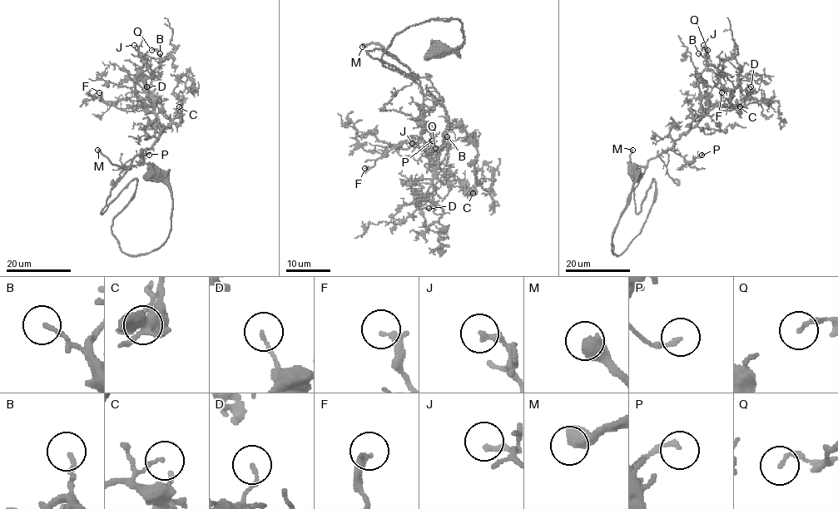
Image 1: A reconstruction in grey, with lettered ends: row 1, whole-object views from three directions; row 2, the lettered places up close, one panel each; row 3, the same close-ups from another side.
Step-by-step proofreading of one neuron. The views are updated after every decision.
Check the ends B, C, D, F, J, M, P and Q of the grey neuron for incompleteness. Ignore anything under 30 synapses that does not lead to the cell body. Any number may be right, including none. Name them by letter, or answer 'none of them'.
C, J, M

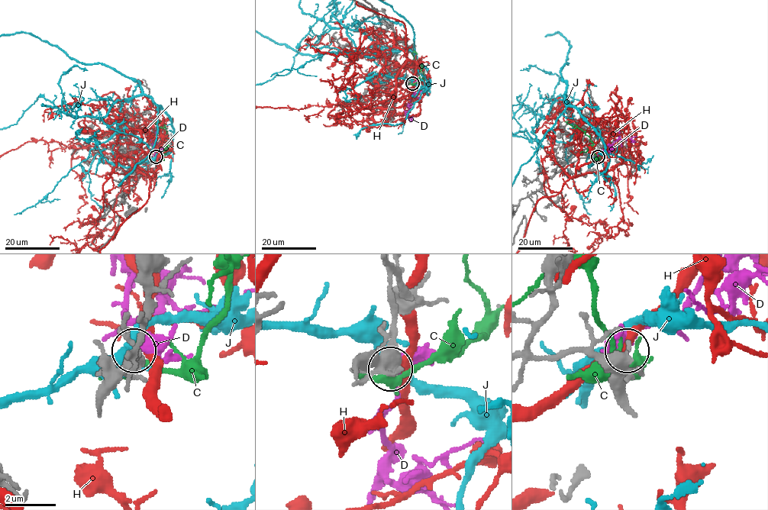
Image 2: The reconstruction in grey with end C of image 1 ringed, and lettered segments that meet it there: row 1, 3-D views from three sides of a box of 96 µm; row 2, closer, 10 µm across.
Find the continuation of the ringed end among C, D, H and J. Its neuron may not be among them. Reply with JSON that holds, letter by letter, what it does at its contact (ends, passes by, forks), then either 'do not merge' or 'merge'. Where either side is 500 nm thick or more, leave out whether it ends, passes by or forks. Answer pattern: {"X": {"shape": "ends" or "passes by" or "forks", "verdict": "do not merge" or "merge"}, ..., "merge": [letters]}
{"C": {"shape": "passes by", "verdict": "do not merge"}, "D": {"shape": "passes by", "verdict": "merge"}, "H": {"shape": "passes by", "verdict": "do not merge"}, "J": {"shape": "passes by", "verdict": "do not merge"}, "merge": ["D"]}

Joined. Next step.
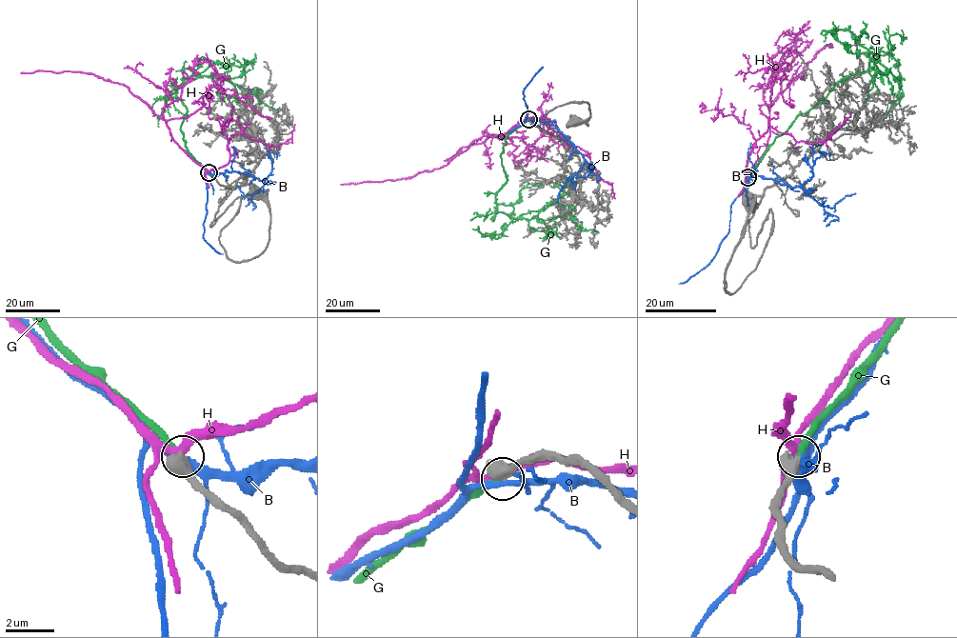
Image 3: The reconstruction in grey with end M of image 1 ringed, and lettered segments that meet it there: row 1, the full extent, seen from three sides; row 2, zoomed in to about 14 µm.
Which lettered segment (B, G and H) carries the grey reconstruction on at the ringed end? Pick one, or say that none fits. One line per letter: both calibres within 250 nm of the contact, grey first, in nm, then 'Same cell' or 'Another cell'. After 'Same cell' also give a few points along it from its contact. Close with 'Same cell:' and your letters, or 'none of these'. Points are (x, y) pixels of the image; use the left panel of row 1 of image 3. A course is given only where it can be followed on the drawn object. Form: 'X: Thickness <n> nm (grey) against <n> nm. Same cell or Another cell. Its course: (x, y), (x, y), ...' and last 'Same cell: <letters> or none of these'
B: Thickness 650 nm (grey) against 280 nm. Another cell
G: Thickness 650 nm (grey) against 280 nm. Same cell. Its course: (209, 172), (185, 145), (180, 126), (187, 107), (175, 94), (177, 89), (197, 77), (223, 78), (278, 109)
H: Thickness 650 nm (grey) against 240 nm. Another cell
Same cell: G

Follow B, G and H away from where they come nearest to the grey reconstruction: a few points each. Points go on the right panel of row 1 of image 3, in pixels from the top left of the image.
B: (748, 178), (755, 175), (797, 186), (821, 205), (829, 208), (855, 193)
G: (747, 177), (797, 116), (844, 78), (864, 72), (878, 51), (873, 69), (882, 72), (895, 93)
H: (747, 177), (764, 154), (769, 136), (768, 109), (775, 98), (823, 49), (830, 44), (832, 47)

